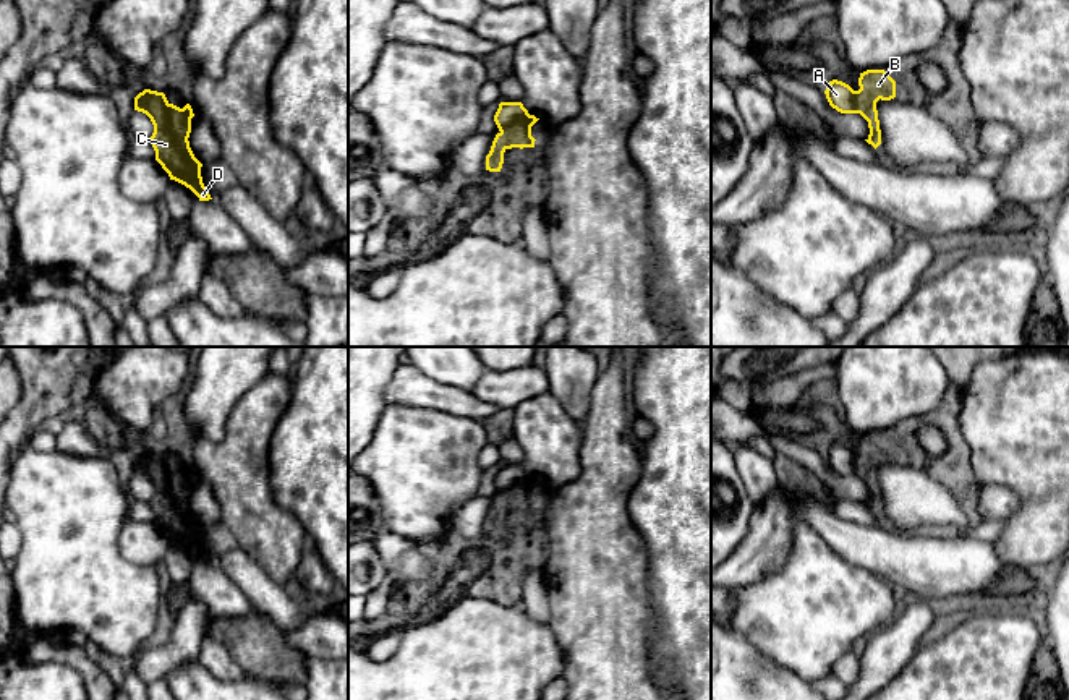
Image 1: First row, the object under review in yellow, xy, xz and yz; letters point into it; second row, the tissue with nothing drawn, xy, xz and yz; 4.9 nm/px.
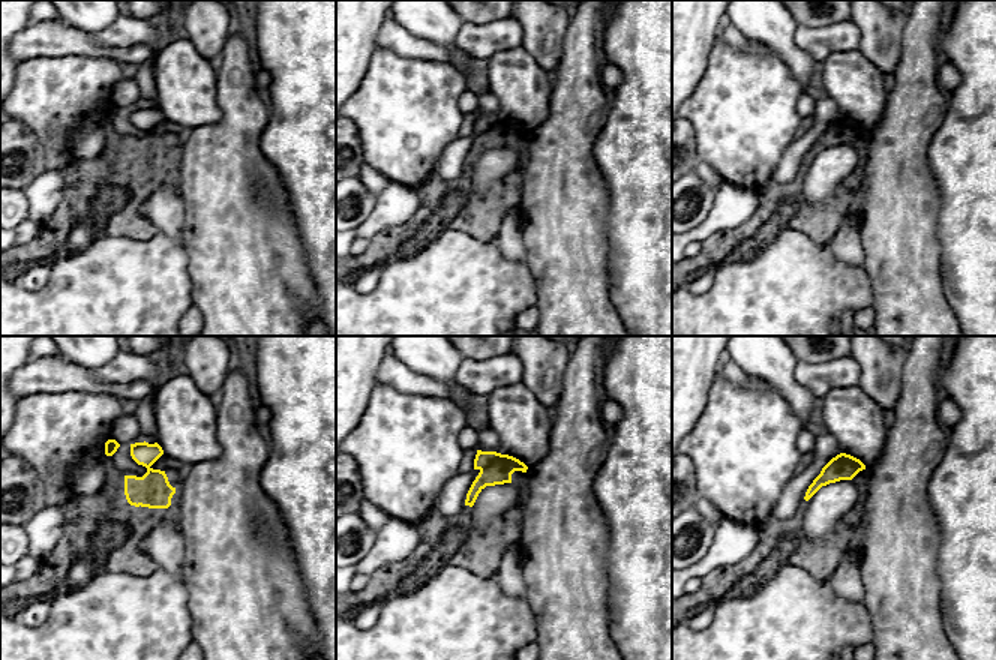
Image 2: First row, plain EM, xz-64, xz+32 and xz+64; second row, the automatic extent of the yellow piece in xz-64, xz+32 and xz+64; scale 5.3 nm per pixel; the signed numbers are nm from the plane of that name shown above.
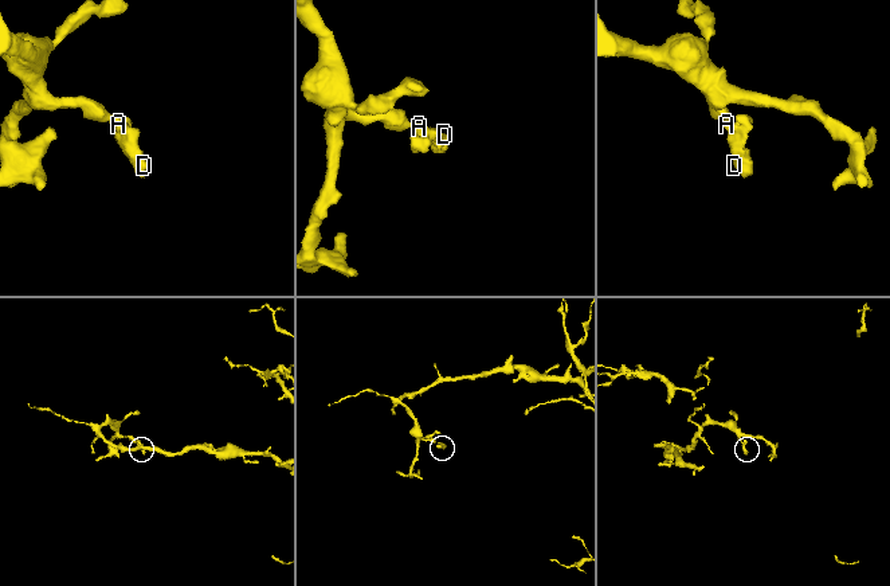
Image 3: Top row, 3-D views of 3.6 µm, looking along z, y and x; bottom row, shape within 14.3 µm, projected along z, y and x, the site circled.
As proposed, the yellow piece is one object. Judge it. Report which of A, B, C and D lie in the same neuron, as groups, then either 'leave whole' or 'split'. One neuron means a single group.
A / B C D | split

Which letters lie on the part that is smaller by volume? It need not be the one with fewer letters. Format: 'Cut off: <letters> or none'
Cut off: B, C, D

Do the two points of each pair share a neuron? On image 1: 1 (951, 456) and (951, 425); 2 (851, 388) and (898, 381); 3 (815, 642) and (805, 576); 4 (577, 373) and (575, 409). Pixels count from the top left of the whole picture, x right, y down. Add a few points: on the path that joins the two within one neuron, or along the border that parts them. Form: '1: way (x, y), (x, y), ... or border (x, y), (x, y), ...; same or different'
1: way (953, 448), (953, 433); same
2: way (862, 388), (877, 388), (886, 381); same
3: way (813, 626), (813, 592); same
4: way (575, 381), (575, 401); same

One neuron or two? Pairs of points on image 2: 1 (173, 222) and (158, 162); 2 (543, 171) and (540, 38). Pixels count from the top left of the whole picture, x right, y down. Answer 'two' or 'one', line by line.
1: two
2: two

